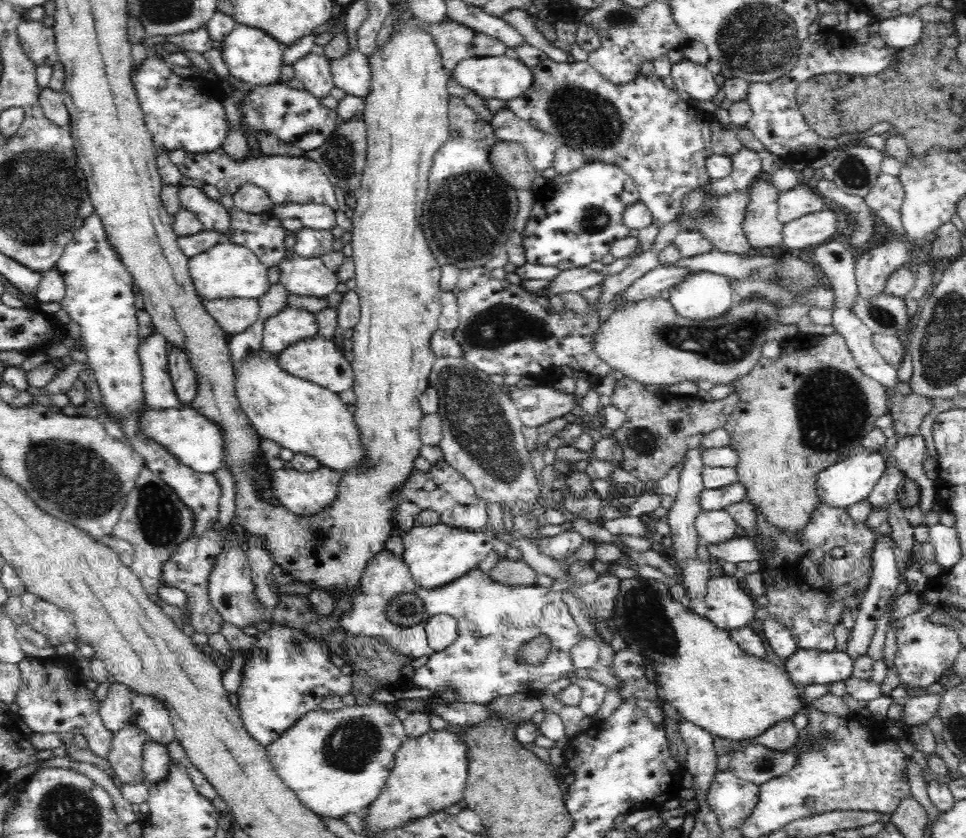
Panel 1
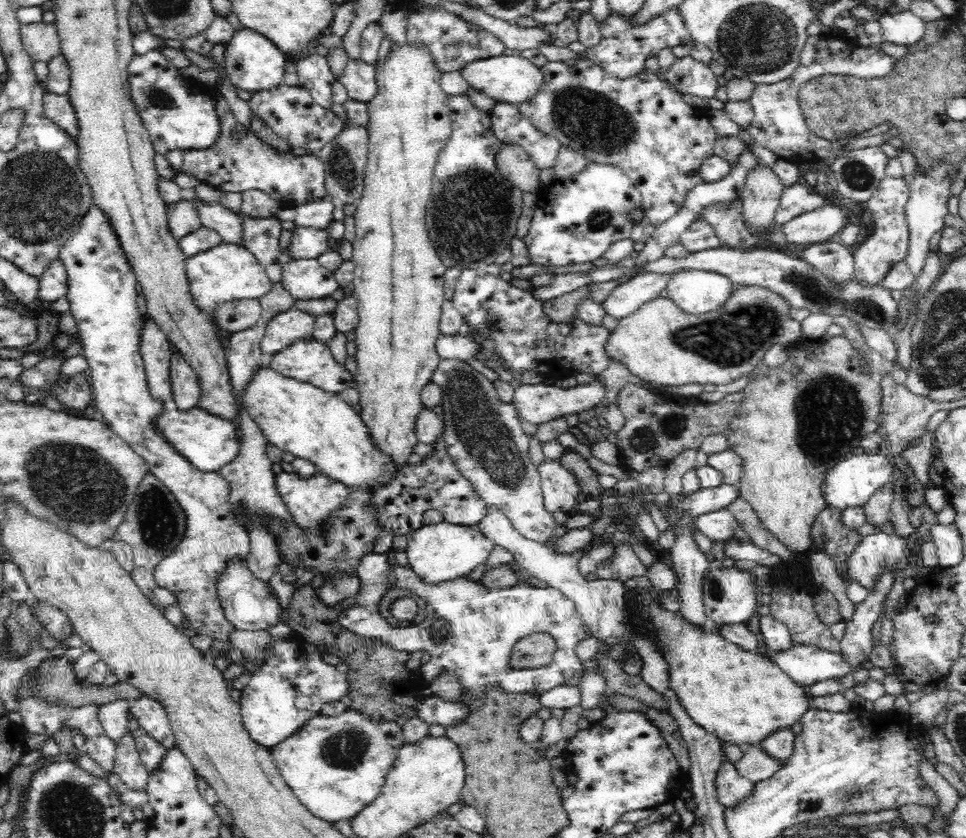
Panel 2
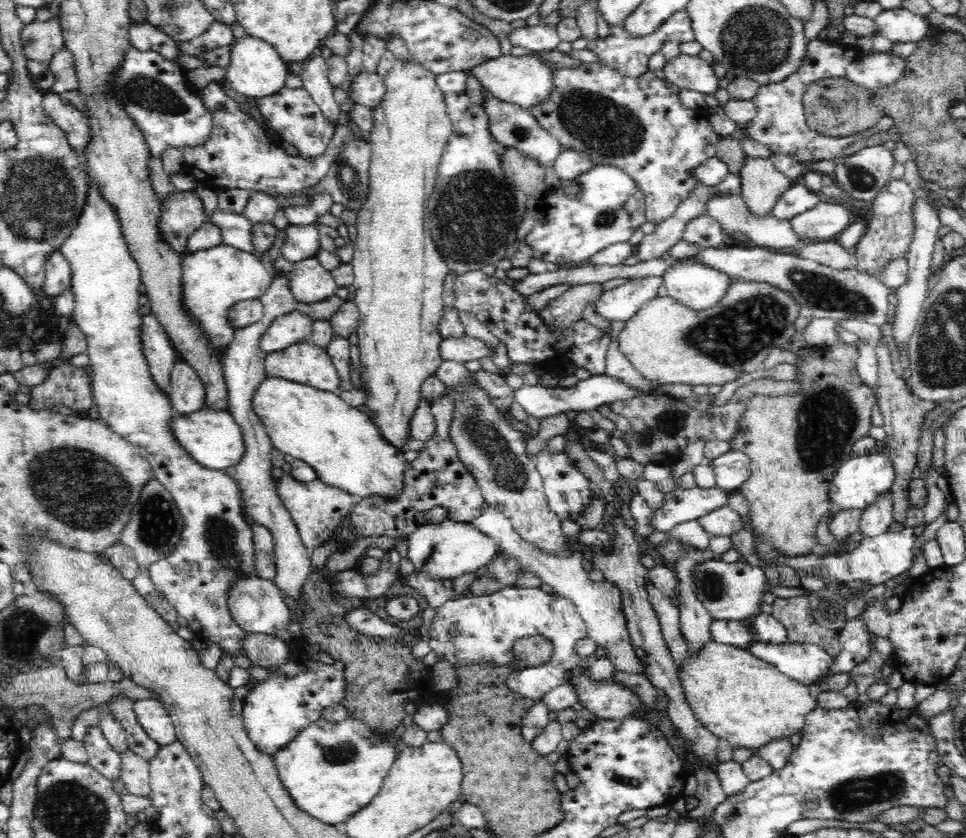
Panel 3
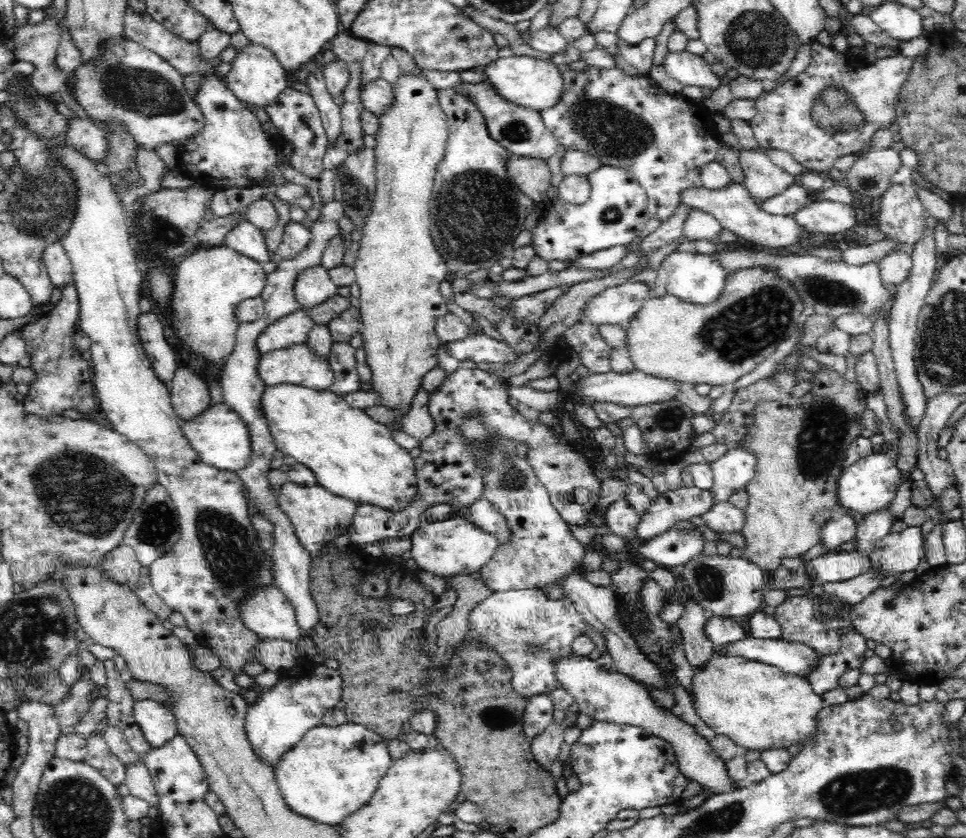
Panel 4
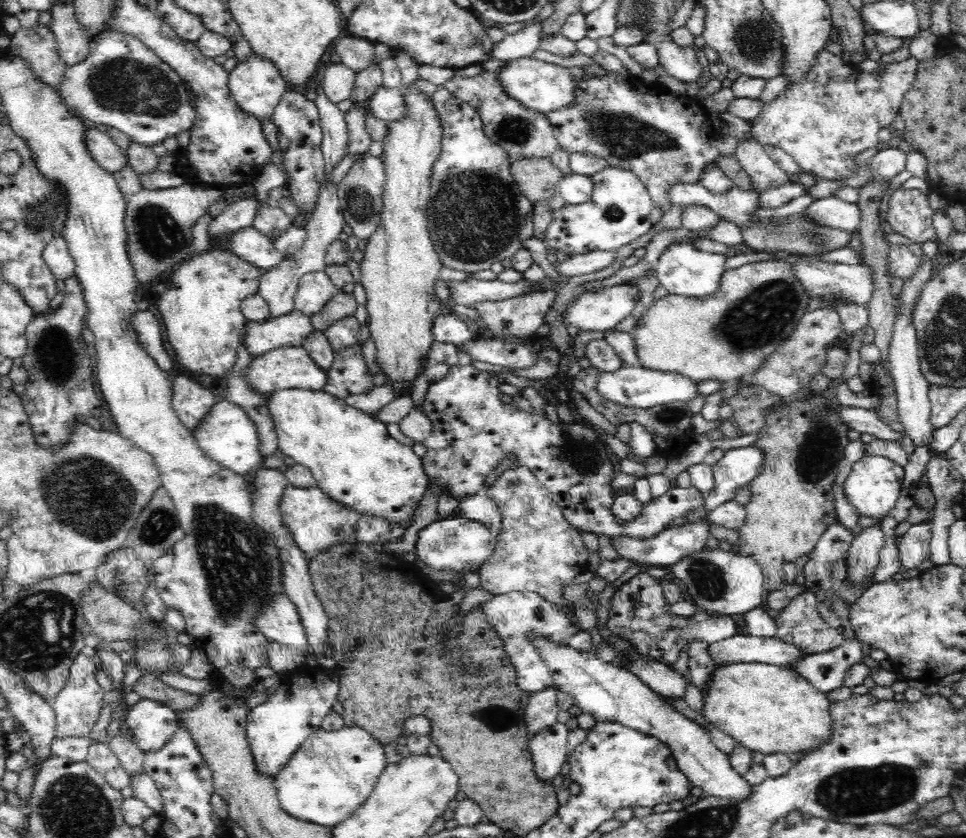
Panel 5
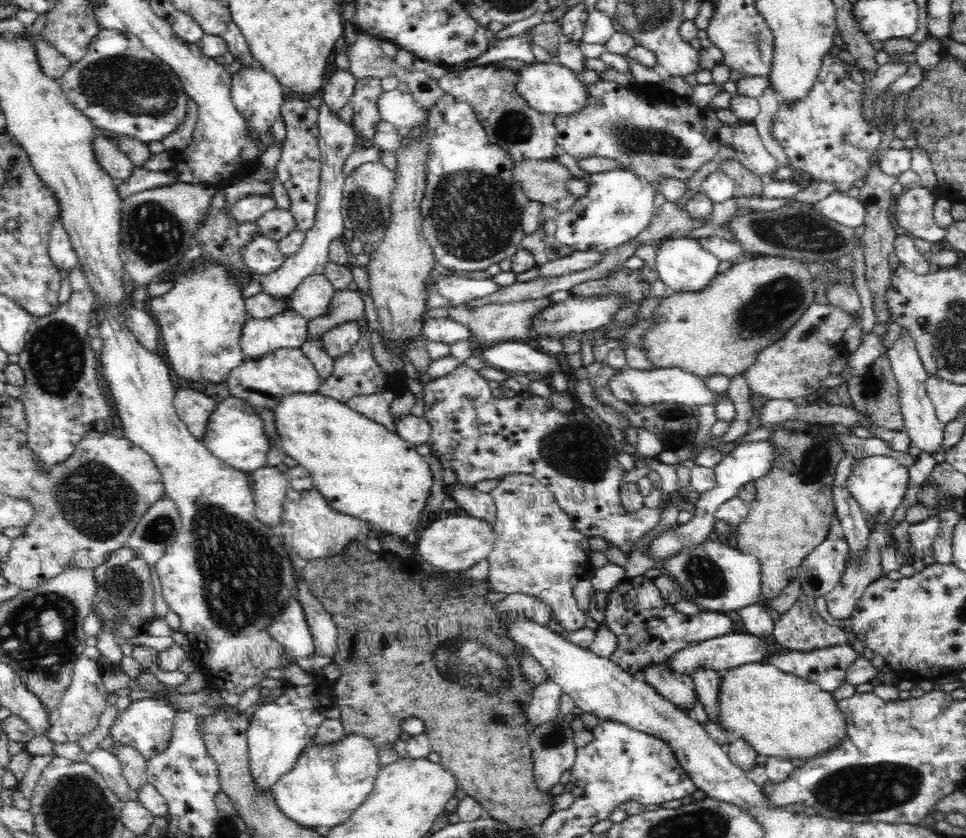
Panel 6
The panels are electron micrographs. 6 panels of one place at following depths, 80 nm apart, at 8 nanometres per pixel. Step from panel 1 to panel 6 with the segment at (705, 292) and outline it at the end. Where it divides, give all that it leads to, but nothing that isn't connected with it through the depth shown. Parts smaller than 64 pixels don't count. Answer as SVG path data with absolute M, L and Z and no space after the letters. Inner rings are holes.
M680 235L670 237L659 244L656 250L656 265L659 279L669 292L698 292L710 286L711 280L718 274L719 260L700 245L699 239Z

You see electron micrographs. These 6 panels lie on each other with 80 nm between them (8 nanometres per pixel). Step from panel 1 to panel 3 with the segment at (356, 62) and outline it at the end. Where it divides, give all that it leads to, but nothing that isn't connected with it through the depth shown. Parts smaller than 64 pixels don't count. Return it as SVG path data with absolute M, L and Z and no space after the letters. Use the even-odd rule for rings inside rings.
M362 70L356 76L352 76L350 84L350 97L357 104L368 108L376 108L382 102L382 96L386 94L386 83L377 72Z

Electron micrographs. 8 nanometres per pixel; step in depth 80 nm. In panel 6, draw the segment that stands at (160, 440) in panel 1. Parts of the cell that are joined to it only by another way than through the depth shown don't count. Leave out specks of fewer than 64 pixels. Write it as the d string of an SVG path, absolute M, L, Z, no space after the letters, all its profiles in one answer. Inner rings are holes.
M222 393L216 409L210 416L209 424L206 426L202 444L212 455L249 476L266 465L270 441L264 431L264 424L263 419L250 404Z

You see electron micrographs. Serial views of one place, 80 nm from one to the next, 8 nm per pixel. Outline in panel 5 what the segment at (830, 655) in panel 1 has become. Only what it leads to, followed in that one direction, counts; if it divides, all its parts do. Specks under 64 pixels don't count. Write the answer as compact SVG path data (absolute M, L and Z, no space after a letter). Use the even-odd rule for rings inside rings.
M736 633L733 637L713 642L707 648L717 665L732 662L761 662L791 668L805 652L774 637L757 637Z

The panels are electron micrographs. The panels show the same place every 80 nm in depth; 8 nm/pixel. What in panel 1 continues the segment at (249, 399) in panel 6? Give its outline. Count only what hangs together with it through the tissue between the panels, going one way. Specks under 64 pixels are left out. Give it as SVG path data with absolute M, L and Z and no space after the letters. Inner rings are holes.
M316 336L295 342L283 352L278 353L278 365L291 376L308 380L327 390L340 393L353 389L354 386L354 370L350 360L344 356L344 352L342 347L336 346L333 339L328 340L325 337Z

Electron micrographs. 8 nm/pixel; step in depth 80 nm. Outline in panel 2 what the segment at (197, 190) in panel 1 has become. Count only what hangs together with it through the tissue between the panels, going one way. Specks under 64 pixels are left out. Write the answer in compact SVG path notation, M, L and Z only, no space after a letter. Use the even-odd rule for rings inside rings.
M194 189L181 190L184 199L194 201L202 224L215 230L226 244L242 246L242 215L238 215L220 203L208 205L196 196Z

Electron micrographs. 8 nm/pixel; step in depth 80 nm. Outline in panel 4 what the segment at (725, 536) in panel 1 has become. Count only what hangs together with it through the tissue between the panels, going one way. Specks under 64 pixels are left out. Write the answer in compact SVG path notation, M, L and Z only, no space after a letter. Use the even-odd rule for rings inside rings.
M730 501L714 503L701 517L706 526L715 533L741 532L745 523L745 512Z

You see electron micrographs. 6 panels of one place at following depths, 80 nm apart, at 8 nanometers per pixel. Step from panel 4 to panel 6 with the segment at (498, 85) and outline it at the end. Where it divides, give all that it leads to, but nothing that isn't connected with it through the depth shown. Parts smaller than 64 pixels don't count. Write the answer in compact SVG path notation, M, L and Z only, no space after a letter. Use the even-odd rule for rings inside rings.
M530 62L518 70L516 91L534 110L545 116L570 116L580 112L588 102L588 91L573 70L560 65L558 62Z

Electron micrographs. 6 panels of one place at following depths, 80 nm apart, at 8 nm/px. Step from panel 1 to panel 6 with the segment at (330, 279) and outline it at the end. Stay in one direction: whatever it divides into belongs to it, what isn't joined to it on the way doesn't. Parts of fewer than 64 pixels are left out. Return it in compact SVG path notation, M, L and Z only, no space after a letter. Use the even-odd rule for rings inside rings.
M324 273L306 276L291 294L291 308L308 321L318 318L326 314L336 291Z

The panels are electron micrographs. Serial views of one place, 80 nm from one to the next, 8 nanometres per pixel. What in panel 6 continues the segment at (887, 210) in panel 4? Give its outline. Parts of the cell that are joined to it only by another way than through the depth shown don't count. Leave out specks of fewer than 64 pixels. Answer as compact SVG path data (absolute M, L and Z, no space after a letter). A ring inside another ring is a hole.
M914 187L900 195L896 192L895 216L898 226L914 238L938 244L946 238L947 229L934 220L936 196L925 187Z

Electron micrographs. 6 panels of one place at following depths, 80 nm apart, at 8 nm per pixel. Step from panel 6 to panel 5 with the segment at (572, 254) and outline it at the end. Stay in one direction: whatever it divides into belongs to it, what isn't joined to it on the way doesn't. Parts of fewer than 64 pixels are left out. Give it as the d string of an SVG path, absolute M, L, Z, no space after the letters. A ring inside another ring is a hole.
M592 251L576 256L566 257L563 261L553 264L555 271L563 278L578 276L579 274L590 274L610 266L616 258L616 252Z

